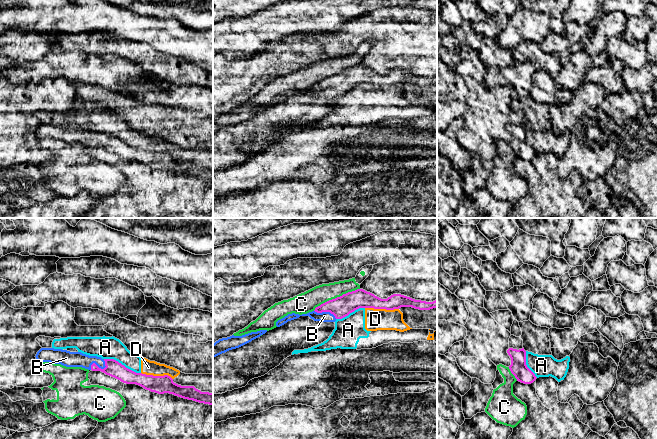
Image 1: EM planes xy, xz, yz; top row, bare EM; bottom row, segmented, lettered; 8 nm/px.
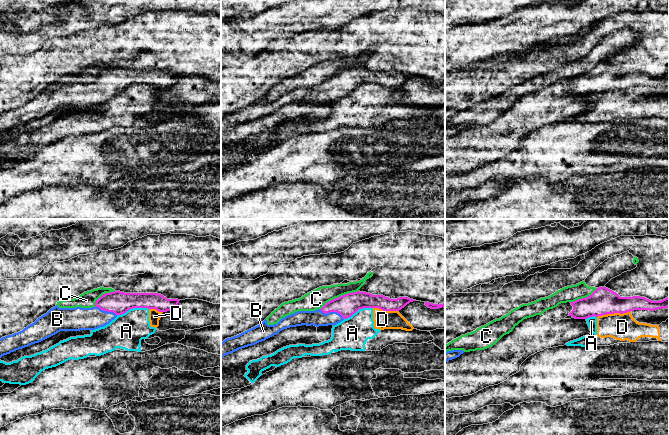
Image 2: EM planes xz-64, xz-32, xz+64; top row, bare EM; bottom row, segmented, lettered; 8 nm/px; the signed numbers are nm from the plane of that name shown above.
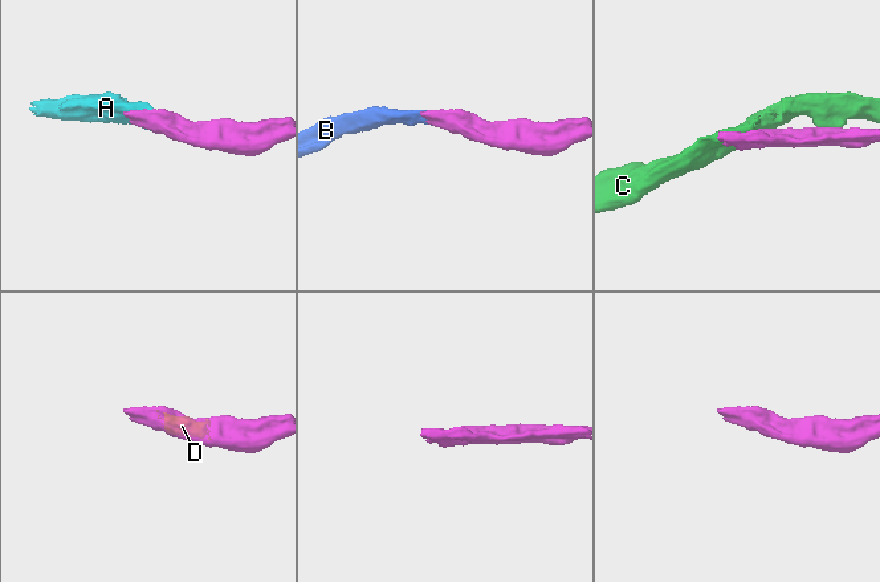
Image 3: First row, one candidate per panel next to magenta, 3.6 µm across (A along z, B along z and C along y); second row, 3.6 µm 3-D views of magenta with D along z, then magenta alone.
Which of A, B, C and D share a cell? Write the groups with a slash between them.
A D / B / C

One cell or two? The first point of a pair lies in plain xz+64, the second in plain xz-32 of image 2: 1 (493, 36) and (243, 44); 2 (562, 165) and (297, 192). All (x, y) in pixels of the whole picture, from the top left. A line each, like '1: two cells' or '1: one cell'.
1: one cell
2: two cells

